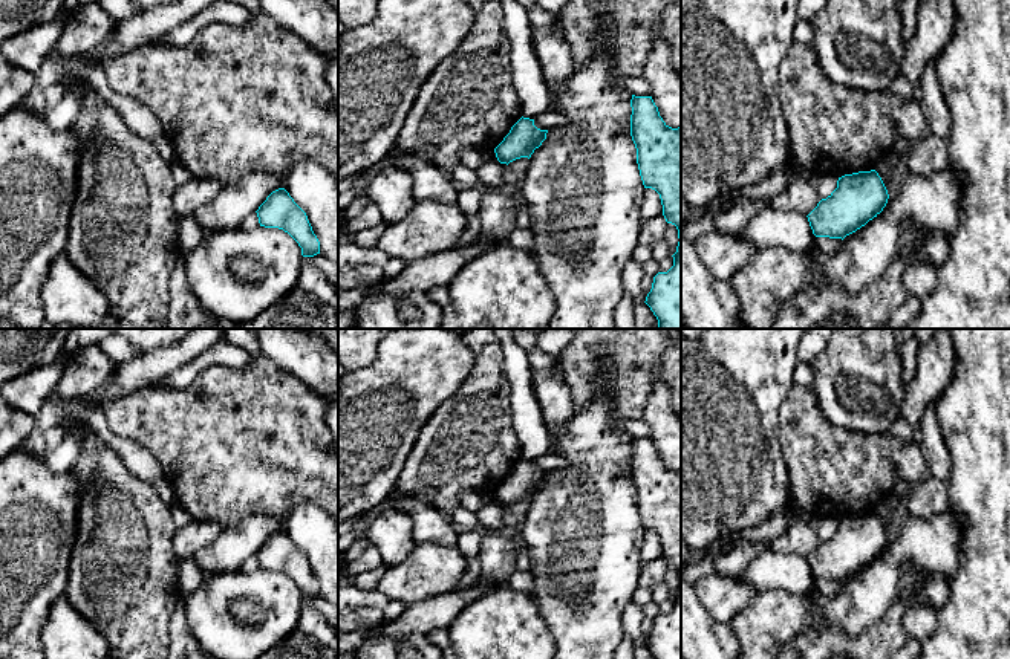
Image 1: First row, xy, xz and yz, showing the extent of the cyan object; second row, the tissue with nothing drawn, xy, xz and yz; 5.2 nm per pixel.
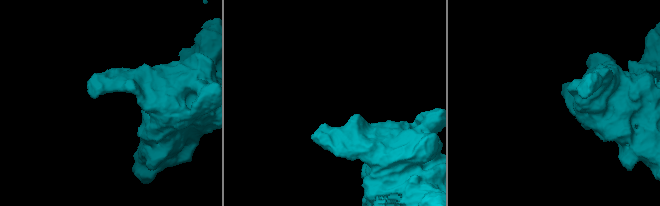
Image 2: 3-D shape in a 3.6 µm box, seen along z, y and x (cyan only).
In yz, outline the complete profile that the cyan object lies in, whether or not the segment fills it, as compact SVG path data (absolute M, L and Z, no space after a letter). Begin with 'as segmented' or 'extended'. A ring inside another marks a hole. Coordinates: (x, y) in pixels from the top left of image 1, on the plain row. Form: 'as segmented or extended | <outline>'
as segmented | M875 512L839 520L837 531L822 541L806 558L816 579L845 581L877 560L889 541L888 532Z

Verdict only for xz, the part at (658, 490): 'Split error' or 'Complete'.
Complete

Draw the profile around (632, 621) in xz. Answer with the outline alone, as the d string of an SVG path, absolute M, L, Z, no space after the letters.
M630 602L626 607L623 616L623 635L629 639L635 648L646 644L646 636L643 633L644 609Z

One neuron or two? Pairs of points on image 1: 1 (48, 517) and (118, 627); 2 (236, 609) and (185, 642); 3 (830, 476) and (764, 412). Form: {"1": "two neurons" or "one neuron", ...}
{"1": "two neurons", "2": "two neurons", "3": "two neurons"}

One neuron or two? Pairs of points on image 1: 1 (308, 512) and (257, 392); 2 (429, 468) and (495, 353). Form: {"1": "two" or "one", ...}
{"1": "two", "2": "one"}

